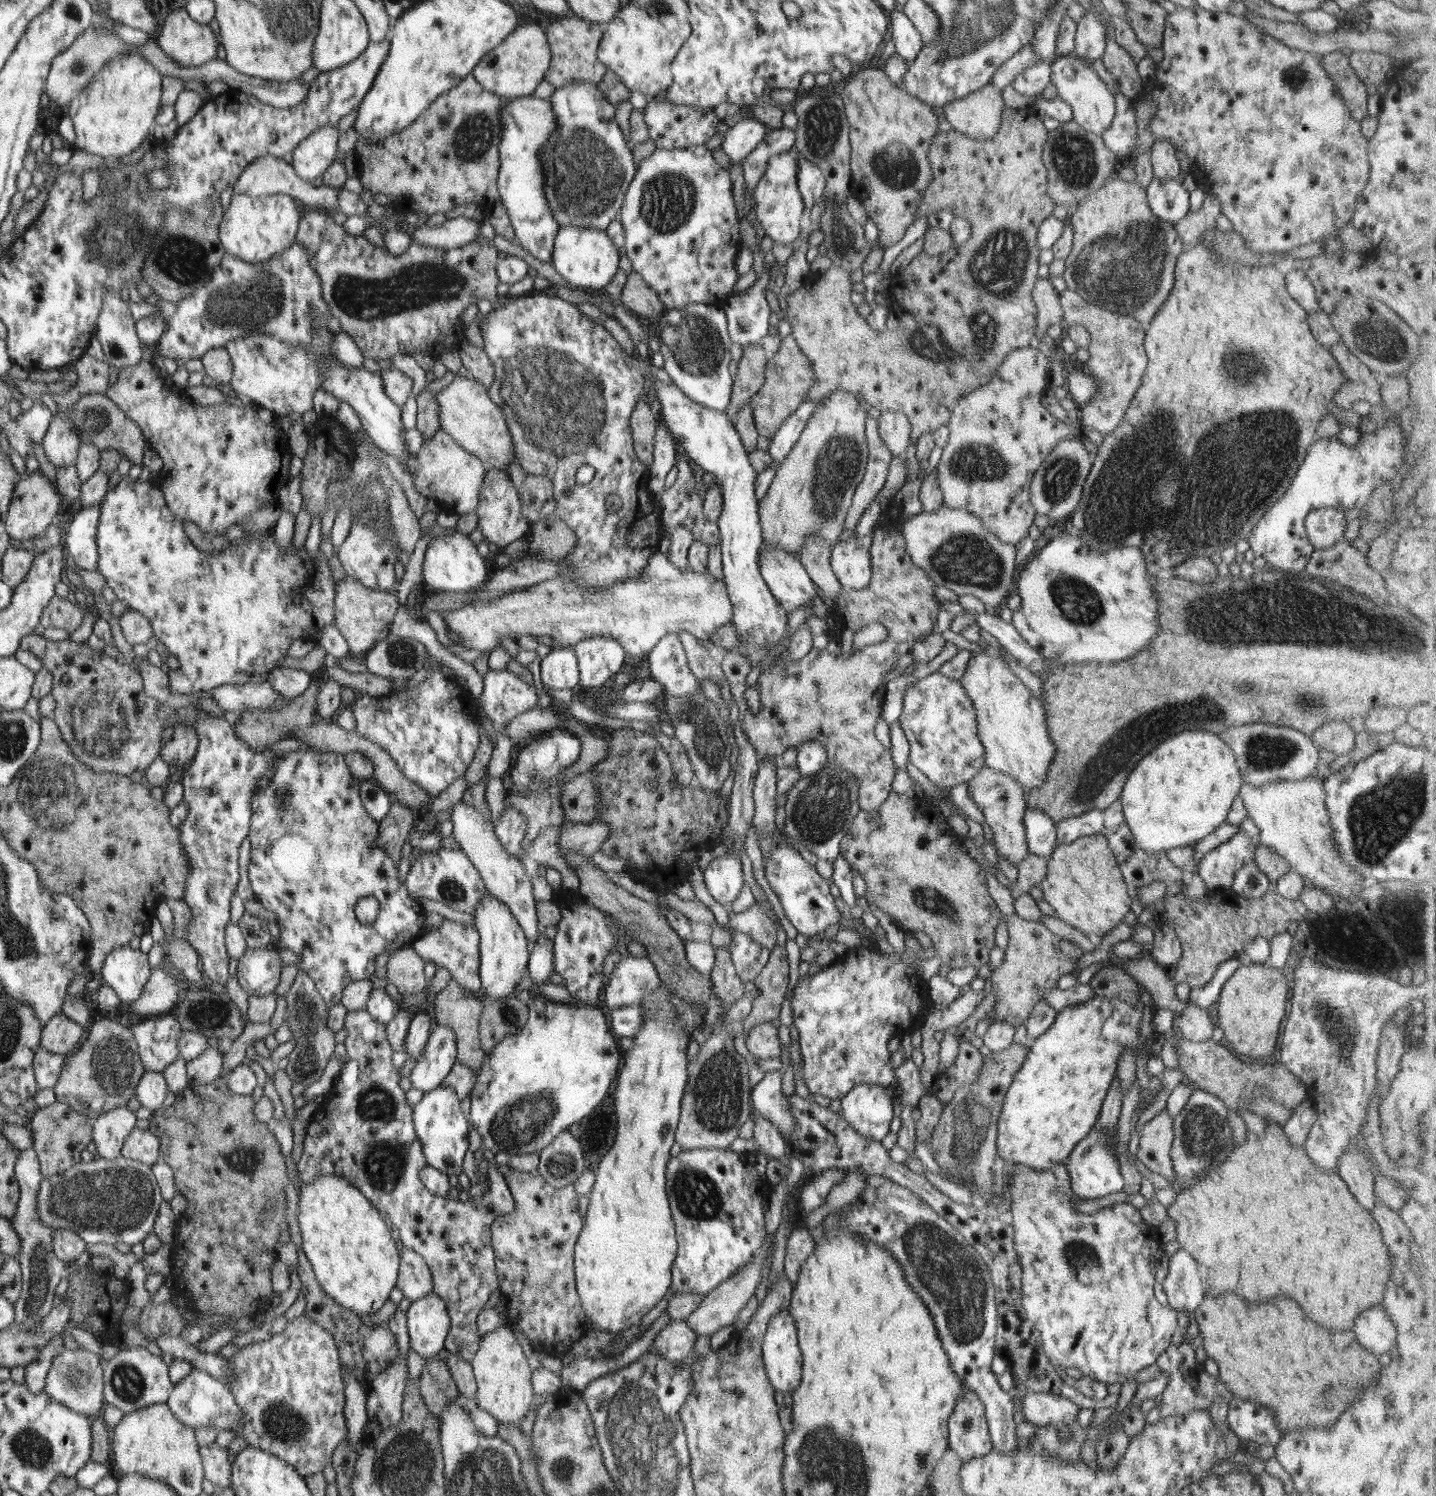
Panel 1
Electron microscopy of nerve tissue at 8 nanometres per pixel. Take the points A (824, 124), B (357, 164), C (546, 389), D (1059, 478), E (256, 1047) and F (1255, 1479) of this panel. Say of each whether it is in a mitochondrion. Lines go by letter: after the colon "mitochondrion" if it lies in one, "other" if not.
A: mitochondrion
B: other
C: mitochondrion
D: mitochondrion
E: other
F: other

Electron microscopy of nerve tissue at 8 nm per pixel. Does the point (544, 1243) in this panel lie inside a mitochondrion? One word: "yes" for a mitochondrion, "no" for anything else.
no

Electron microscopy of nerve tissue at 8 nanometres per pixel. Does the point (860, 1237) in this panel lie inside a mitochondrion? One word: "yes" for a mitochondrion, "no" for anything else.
no

